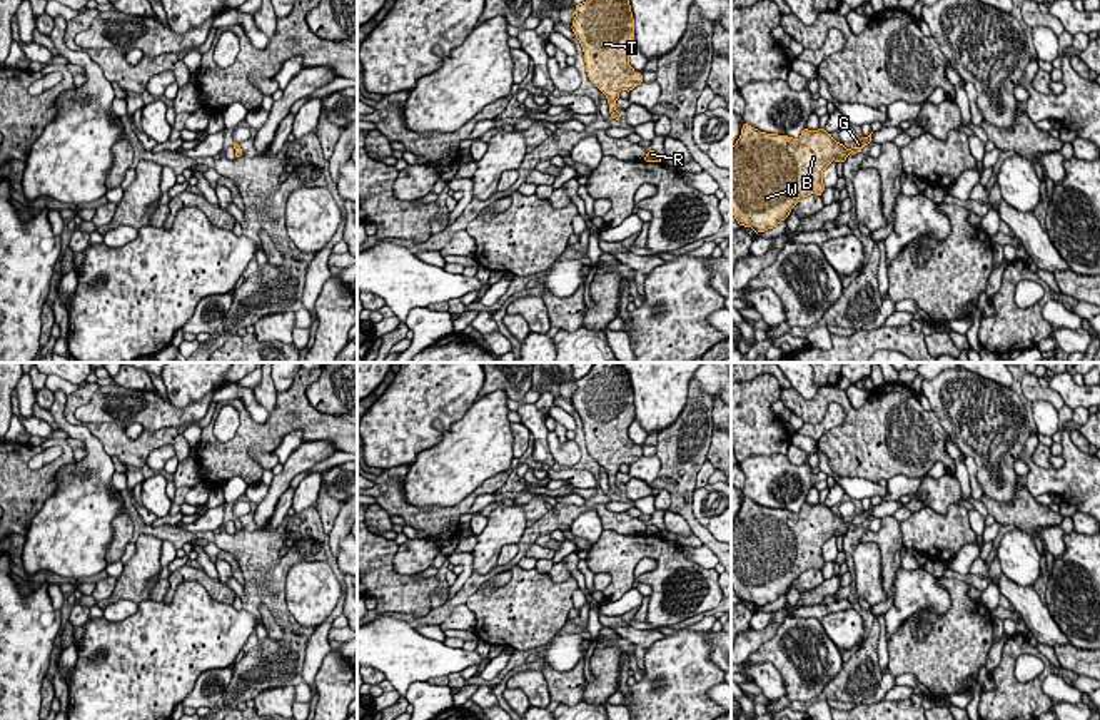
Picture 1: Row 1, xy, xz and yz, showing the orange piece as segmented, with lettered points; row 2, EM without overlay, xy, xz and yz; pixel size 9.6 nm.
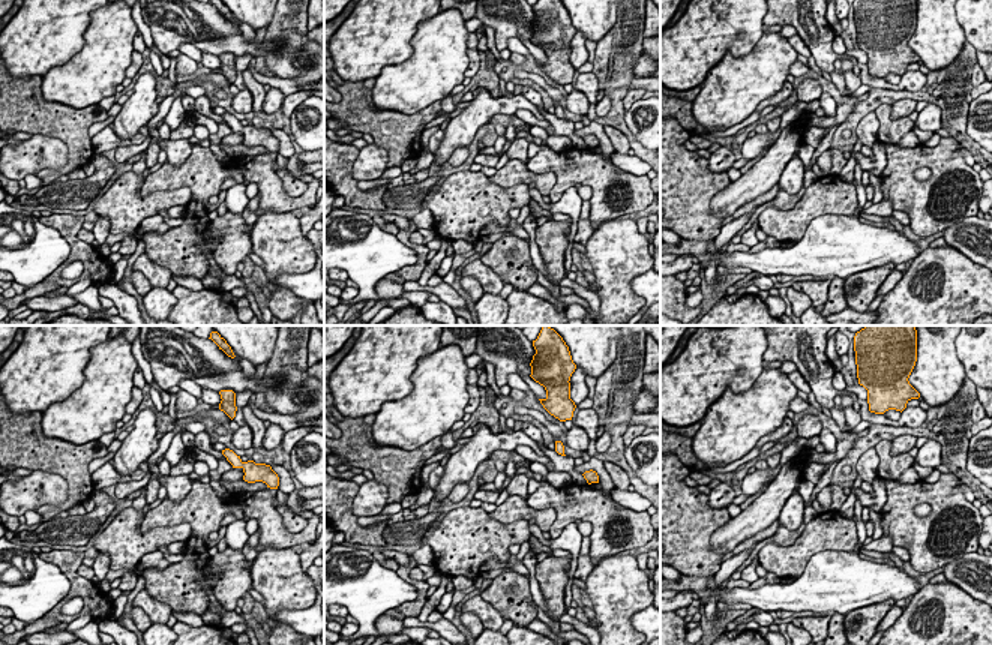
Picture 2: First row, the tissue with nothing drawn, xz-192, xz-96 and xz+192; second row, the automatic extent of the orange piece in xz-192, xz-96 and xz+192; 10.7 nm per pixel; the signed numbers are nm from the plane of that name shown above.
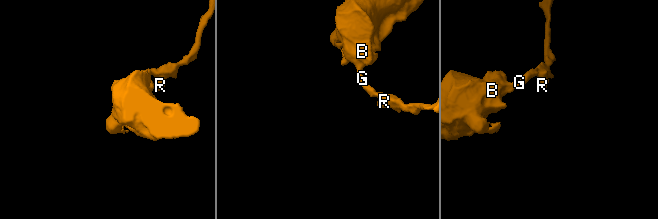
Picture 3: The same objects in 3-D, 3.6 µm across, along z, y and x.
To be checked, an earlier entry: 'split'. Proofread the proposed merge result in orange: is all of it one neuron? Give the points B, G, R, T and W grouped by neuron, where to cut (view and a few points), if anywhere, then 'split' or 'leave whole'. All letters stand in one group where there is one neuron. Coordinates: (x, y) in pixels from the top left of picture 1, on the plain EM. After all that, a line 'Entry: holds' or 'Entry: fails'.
groups B G R T W; cut none; leave whole
Entry: fails

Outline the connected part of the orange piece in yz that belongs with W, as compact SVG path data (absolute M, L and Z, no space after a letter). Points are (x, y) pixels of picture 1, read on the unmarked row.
M744 498L731 521L731 588L739 600L756 608L776 601L805 571L825 565L823 545L835 535L845 536L853 526L861 526L871 516L871 508L855 515L850 523L836 516L825 503L805 503L798 513L759 506Z

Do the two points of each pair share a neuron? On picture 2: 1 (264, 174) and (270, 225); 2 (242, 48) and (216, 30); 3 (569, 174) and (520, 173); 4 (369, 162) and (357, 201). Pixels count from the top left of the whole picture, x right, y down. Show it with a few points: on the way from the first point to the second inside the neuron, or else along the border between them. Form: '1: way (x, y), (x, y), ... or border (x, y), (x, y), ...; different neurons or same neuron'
1: border (291, 210), (264, 212), (258, 216); different neurons
2: way (236, 45), (222, 36); same neuron
3: border (526, 164), (532, 171), (554, 174), (548, 195); different neurons
4: border (359, 150), (351, 170), (354, 180); different neurons

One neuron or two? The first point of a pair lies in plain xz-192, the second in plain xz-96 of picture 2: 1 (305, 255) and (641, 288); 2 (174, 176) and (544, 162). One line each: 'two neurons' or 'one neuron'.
1: two neurons
2: two neurons

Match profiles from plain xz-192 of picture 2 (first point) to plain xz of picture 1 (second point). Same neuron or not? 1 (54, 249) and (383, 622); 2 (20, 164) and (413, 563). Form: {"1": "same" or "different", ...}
{"1": "same", "2": "same"}

